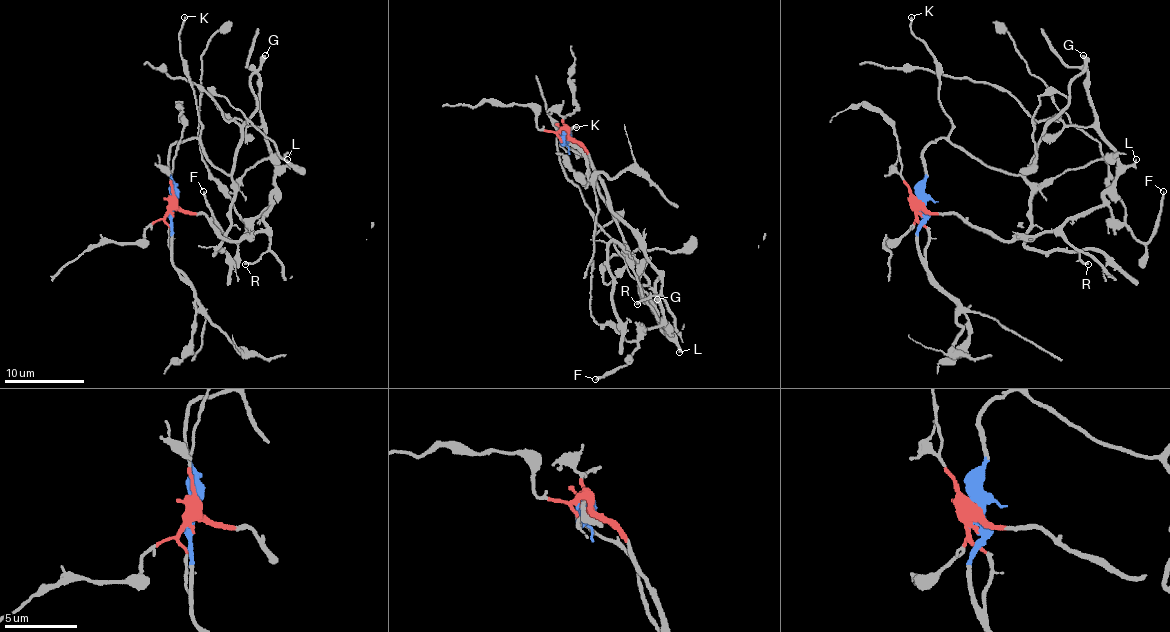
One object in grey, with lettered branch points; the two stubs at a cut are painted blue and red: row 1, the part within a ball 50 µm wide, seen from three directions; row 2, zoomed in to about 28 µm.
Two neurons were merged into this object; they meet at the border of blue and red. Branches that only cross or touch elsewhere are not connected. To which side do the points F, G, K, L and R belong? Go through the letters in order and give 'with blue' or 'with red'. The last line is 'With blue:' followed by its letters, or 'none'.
F: with red
G: with blue
K: with blue
L: with red
R: with red
With blue: G, K

